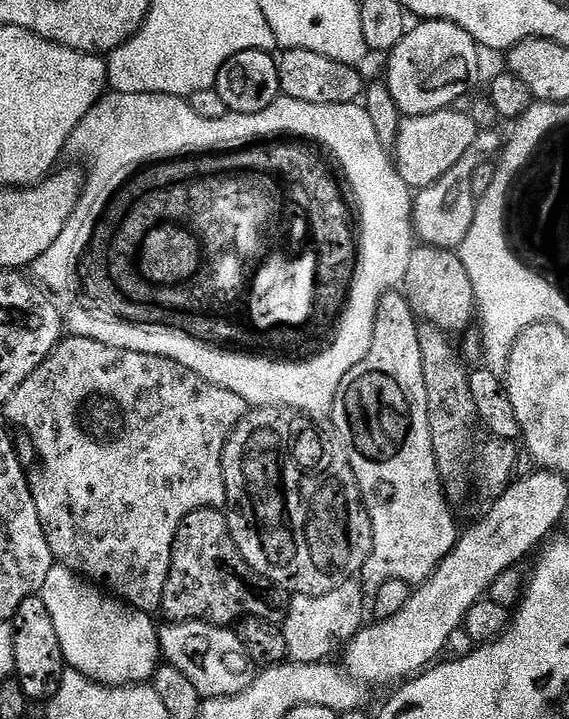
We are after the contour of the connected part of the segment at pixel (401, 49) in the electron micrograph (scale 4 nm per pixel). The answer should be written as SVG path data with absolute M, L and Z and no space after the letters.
M420 22L387 57L388 92L405 117L451 109L480 80L482 49L466 30L443 22Z

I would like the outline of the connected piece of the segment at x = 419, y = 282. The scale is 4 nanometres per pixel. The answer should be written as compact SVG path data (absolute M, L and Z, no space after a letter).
M417 247L410 258L410 270L406 270L402 292L413 308L413 314L423 323L438 326L449 334L464 332L471 324L473 327L477 315L474 286L470 282L470 274L466 274L466 266L462 266L459 251Z

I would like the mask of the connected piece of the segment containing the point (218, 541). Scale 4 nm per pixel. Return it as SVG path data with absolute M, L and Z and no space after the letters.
M203 508L202 510L190 514L180 527L179 534L176 535L176 546L172 549L172 569L168 575L166 582L166 590L164 591L164 602L162 605L163 615L168 615L167 619L172 622L199 622L202 624L215 624L217 626L232 626L244 619L245 616L260 616L263 620L273 622L279 621L281 617L288 611L290 603L290 594L285 588L279 588L274 582L270 582L264 576L260 576L248 565L242 558L242 554L238 550L238 546L234 546L234 538L230 534L230 526L228 525L228 517L223 511L215 508Z

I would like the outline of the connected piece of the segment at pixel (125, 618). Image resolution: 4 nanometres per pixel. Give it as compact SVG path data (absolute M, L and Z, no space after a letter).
M53 566L46 576L42 599L46 602L46 610L50 610L50 618L54 618L54 630L58 630L58 642L62 642L64 662L71 671L86 674L86 678L111 688L148 684L155 677L162 664L162 653L158 624L152 621L155 619L149 613L125 604L83 576L59 566Z

